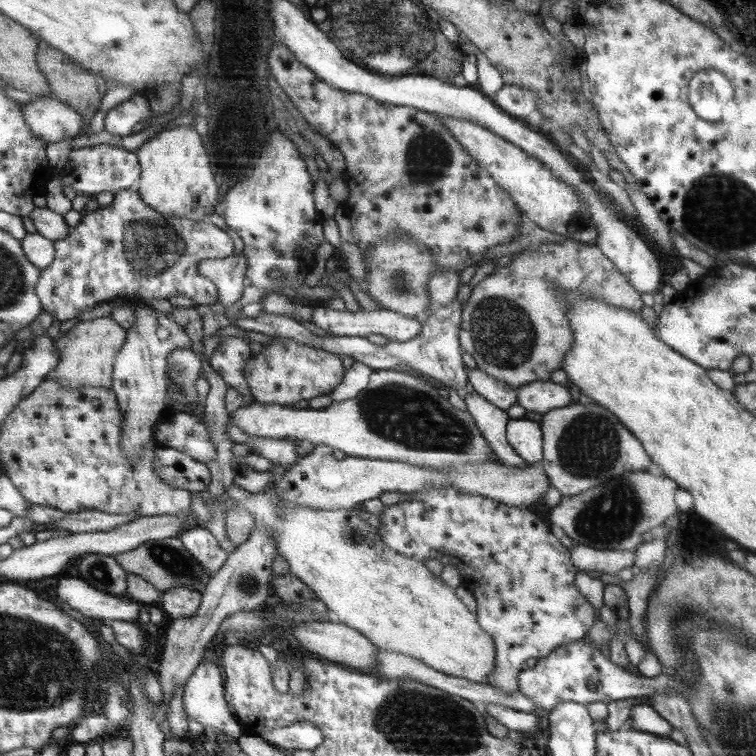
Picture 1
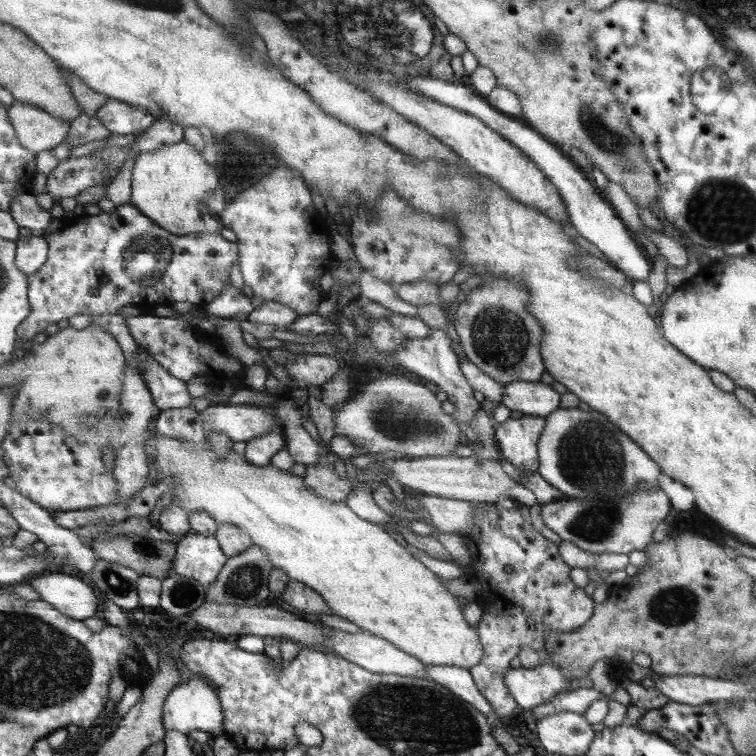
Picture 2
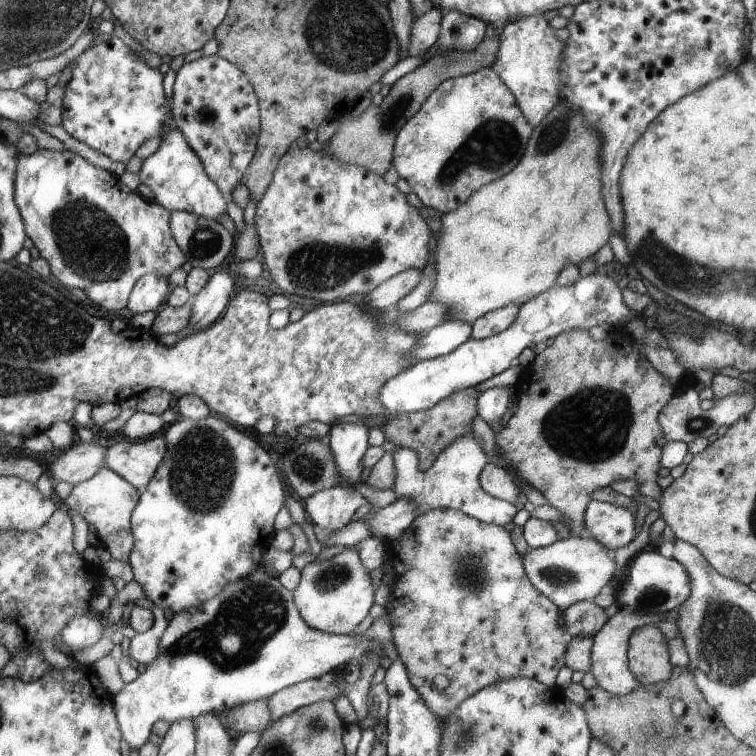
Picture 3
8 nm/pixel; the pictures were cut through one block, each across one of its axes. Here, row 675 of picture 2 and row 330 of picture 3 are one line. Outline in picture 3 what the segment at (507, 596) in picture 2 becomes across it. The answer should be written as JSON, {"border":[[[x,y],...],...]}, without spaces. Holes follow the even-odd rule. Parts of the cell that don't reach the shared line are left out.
{"border":[[[507,304],[499,309],[486,312],[471,323],[470,337],[474,339],[485,339],[505,330],[518,316],[520,307],[516,304]]]}

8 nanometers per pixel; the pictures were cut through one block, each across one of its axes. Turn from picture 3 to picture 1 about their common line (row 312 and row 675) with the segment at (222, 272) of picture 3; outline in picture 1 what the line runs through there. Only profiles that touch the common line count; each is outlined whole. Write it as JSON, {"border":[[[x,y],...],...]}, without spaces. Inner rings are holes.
{"border":[[[203,659],[203,662],[194,668],[194,672],[183,687],[182,707],[185,717],[191,721],[195,719],[204,730],[209,729],[215,733],[224,732],[235,740],[243,733],[234,716],[229,713],[230,709],[225,699],[225,687],[220,666],[213,664],[211,660]]]}

